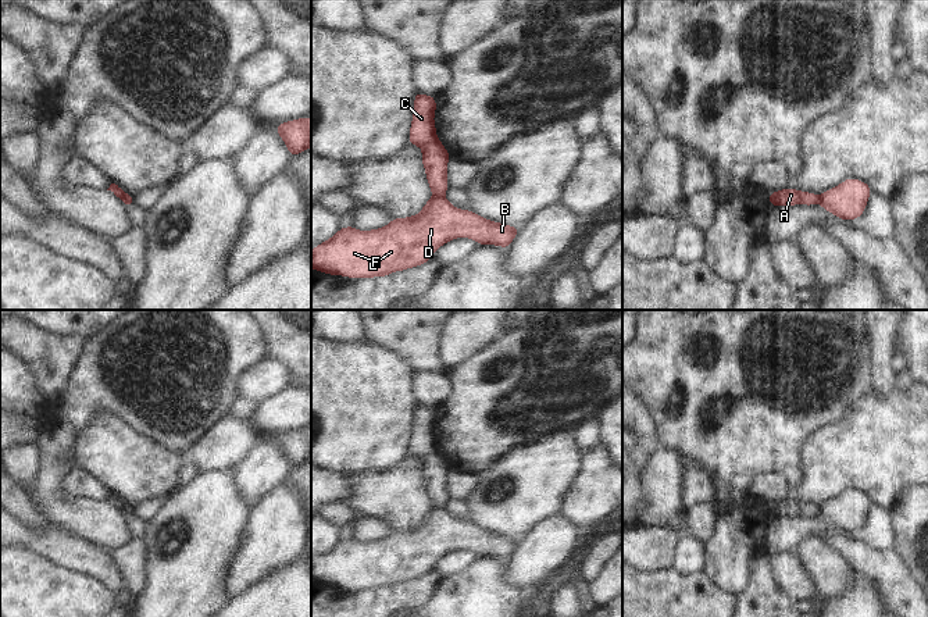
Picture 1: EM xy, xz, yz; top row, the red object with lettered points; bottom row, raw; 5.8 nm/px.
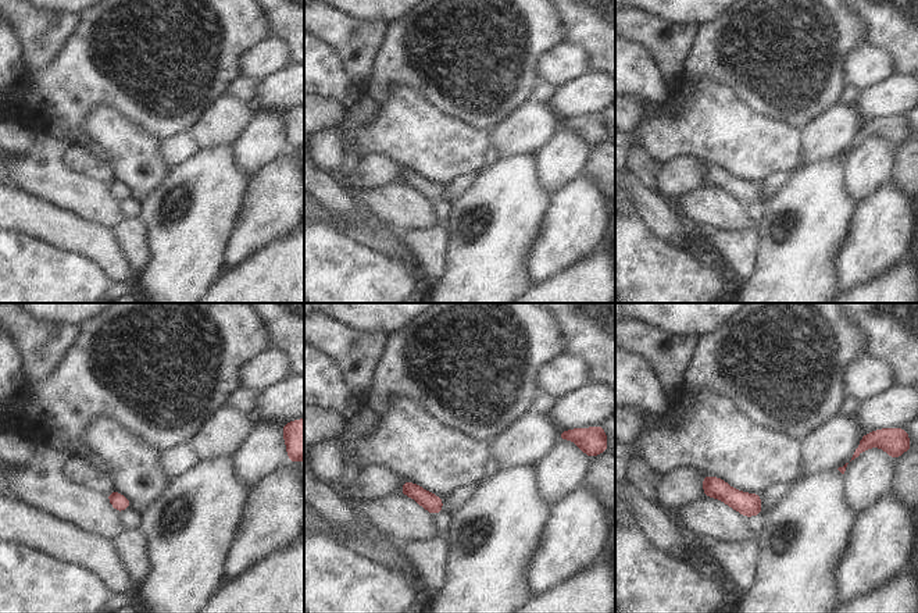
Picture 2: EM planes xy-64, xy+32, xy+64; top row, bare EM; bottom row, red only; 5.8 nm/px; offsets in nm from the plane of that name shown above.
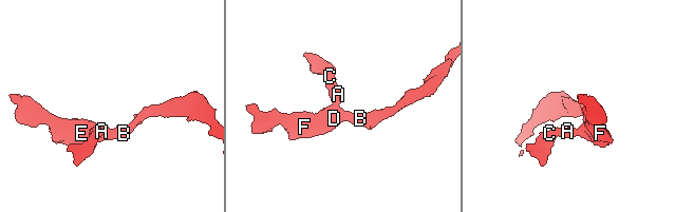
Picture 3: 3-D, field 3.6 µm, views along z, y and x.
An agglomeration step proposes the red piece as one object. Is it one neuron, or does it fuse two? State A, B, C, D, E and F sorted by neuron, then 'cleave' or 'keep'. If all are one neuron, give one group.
A C / B D E F; cleave

